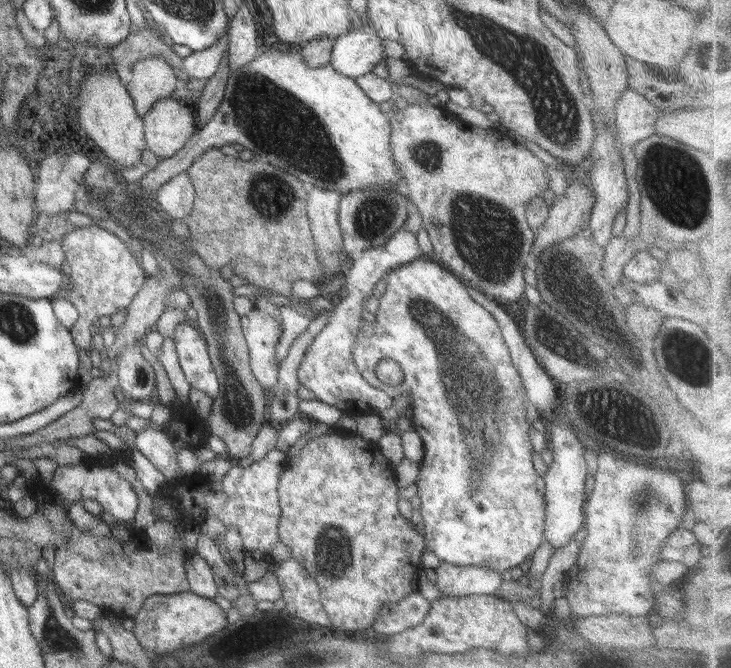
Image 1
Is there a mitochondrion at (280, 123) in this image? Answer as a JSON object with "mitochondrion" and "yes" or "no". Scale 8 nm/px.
{"mitochondrion":"yes"}

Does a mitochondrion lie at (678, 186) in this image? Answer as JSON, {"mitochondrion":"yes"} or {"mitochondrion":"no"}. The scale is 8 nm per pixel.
{"mitochondrion":"yes"}

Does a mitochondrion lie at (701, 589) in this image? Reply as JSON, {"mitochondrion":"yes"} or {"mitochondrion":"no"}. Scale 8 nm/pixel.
{"mitochondrion":"no"}

